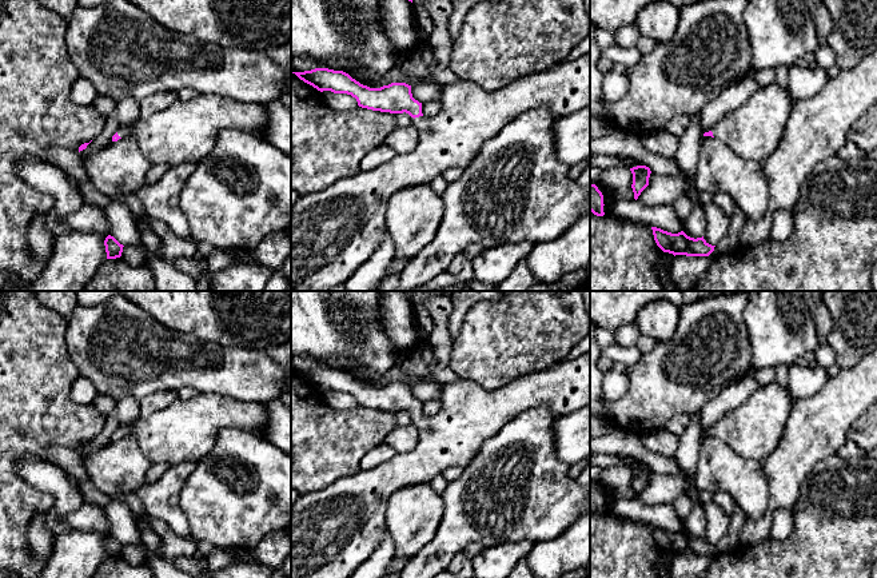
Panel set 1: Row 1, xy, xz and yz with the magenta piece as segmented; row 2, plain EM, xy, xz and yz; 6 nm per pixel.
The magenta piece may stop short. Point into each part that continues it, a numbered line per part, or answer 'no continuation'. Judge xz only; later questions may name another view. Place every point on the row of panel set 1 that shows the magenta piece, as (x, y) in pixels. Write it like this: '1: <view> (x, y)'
1: xz (334, 231)

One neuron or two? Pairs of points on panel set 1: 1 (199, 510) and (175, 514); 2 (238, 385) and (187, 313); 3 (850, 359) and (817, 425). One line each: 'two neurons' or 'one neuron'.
1: two neurons
2: two neurons
3: two neurons

